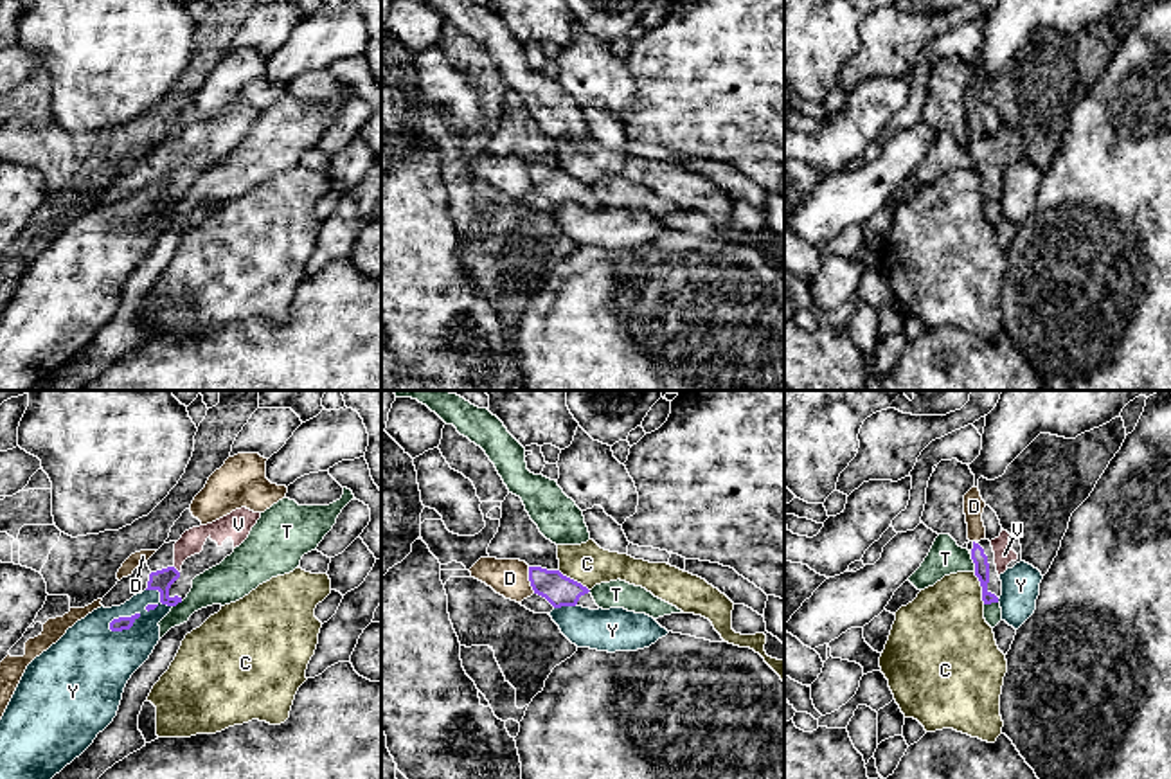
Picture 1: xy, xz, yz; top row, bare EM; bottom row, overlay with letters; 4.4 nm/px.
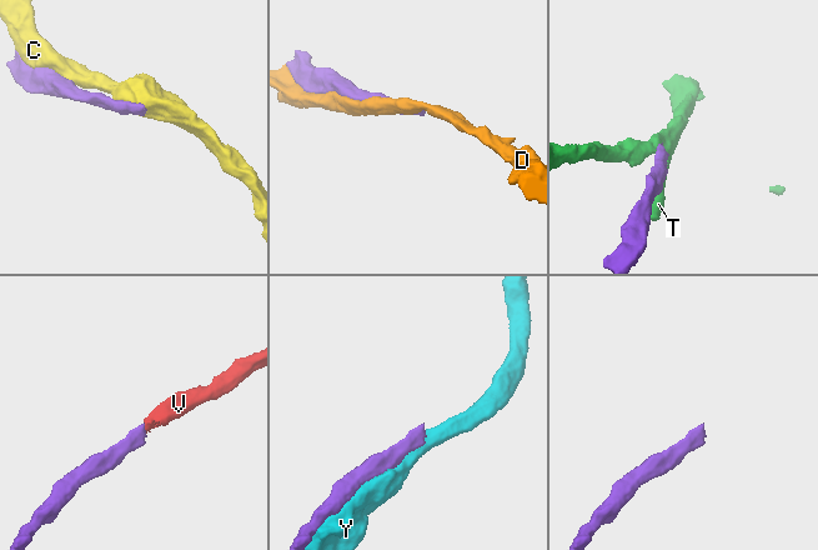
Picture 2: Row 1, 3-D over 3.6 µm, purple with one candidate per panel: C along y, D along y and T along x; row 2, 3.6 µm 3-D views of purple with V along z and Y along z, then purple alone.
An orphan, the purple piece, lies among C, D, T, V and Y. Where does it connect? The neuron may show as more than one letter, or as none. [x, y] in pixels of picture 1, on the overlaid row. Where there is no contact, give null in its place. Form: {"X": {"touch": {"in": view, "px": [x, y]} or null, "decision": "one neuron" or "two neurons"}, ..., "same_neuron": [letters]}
{"C": {"touch": {"in": "yz", "px": [983, 589]}, "decision": "two neurons"}, "D": {"touch": {"in": "xz", "px": [529, 580]}, "decision": "two neurons"}, "T": {"touch": {"in": "yz", "px": [974, 562]}, "decision": "two neurons"}, "V": {"touch": {"in": "xy", "px": [175, 569]}, "decision": "one neuron"}, "Y": {"touch": {"in": "xy", "px": [123, 617]}, "decision": "two neurons"}, "same_neuron": ["V"]}

